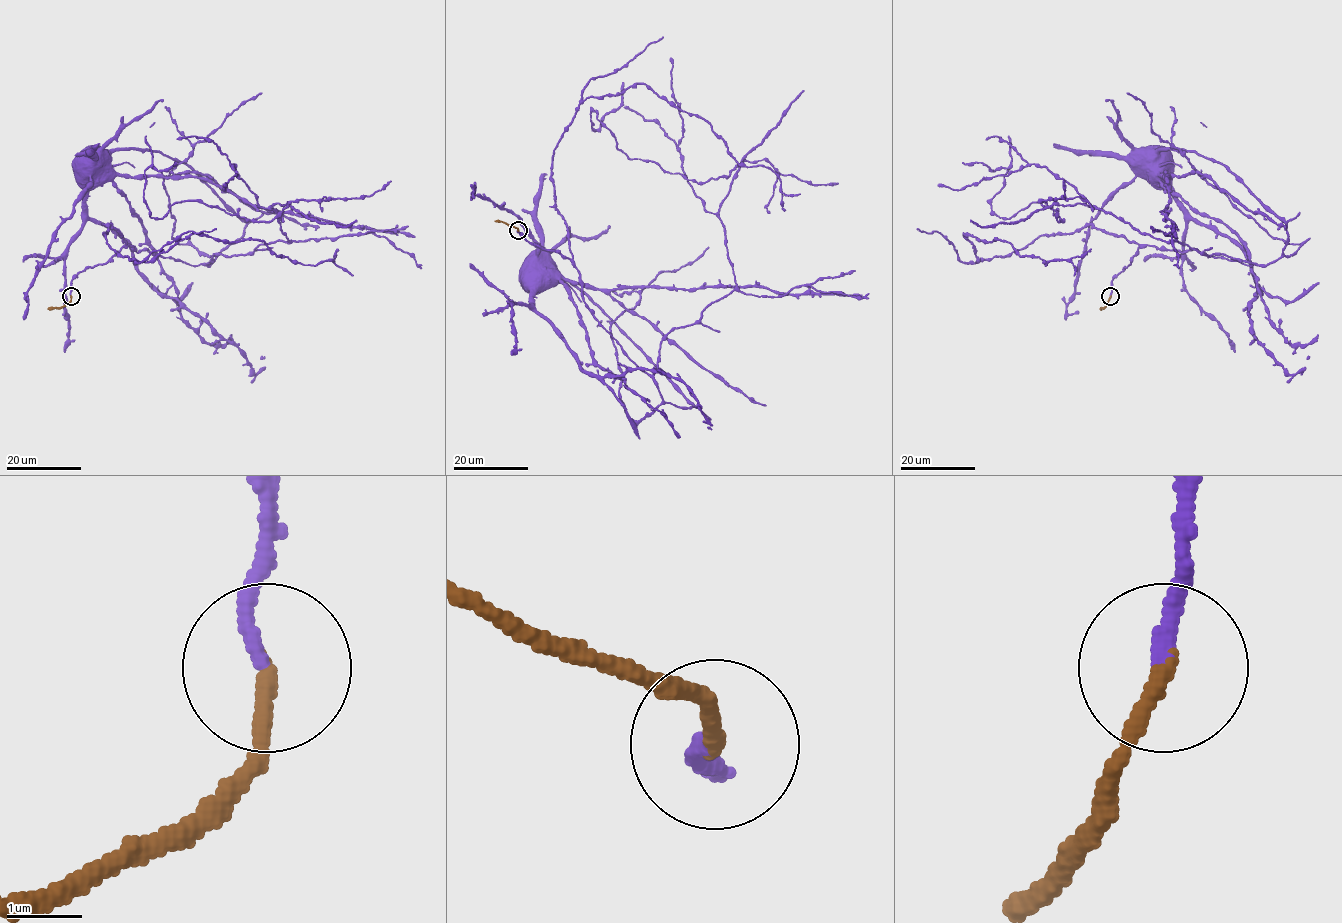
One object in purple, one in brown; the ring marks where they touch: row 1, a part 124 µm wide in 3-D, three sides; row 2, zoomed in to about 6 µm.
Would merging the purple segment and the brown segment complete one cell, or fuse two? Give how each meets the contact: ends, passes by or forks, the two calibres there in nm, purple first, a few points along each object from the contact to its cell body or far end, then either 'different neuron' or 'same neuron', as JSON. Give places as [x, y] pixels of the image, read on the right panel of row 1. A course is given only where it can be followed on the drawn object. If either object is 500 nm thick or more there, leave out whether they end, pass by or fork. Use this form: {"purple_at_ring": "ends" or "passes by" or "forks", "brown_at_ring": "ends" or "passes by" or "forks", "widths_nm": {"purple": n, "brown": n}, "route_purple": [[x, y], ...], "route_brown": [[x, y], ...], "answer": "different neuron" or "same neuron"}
{"purple_at_ring": "ends", "brown_at_ring": "ends", "widths_nm": {"purple": 200, "brown": 240}, "route_purple": [[1110, 296], [1139, 247], [1267, 265], [1287, 243], [1284, 223], [1222, 164], [1172, 149], [1139, 157]], "route_brown": [[1110, 296], [1101, 309]], "answer": "same neuron"}

